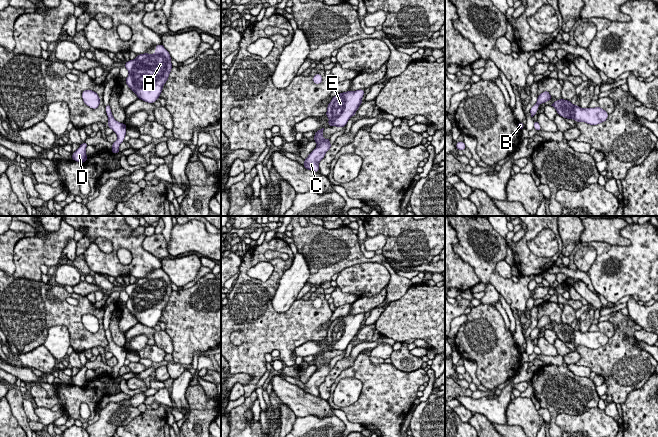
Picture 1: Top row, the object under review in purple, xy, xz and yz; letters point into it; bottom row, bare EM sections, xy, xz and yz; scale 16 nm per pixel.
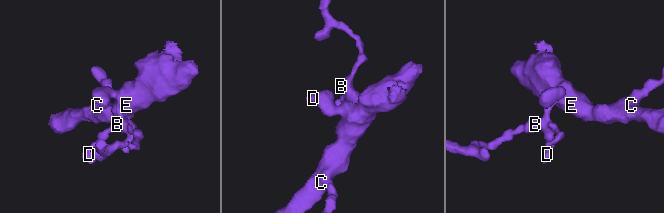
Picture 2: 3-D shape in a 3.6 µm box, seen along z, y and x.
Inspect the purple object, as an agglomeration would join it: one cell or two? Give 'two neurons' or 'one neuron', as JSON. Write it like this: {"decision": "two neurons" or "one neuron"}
{"decision": "one neuron"}

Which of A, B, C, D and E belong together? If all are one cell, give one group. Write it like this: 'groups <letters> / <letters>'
groups A B C D E

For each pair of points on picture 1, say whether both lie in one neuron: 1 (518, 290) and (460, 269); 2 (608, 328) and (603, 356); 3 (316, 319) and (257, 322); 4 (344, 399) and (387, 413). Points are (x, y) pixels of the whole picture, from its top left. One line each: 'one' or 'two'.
1: two
2: two
3: one
4: two

